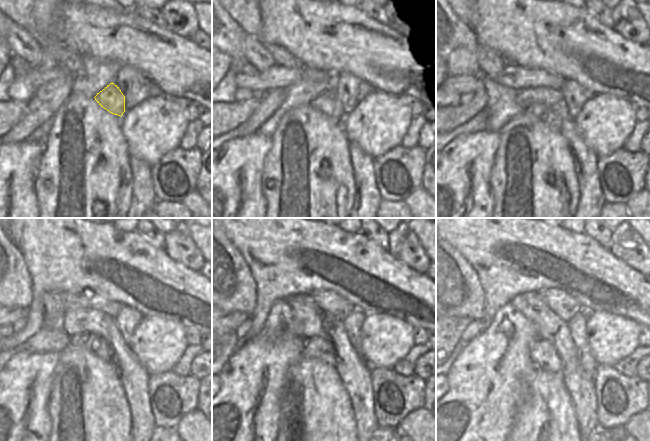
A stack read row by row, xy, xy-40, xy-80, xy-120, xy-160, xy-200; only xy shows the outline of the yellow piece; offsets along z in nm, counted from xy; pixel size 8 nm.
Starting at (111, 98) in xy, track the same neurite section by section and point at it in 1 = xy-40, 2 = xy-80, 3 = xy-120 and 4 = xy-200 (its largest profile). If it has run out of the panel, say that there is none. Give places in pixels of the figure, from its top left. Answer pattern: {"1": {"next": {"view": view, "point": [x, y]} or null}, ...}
{"1": {"next": {"view": "xy-40", "point": [328, 102]}}, "2": {"next": {"view": "xy-80", "point": [549, 117]}}, "3": {"next": {"view": "xy-120", "point": [96, 344]}}, "4": {"next": {"view": "xy-200", "point": [543, 355]}}}

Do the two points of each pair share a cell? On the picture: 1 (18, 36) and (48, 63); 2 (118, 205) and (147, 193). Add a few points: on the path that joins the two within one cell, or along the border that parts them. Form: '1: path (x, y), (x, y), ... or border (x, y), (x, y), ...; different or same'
1: border (33, 35), (42, 50), (42, 59), (35, 67); different
2: border (132, 177), (131, 203), (128, 207); different

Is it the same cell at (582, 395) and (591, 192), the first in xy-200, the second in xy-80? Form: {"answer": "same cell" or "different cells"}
{"answer": "same cell"}

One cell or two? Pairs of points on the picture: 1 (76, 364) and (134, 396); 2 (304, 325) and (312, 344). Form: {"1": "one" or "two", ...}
{"1": "two", "2": "two"}

